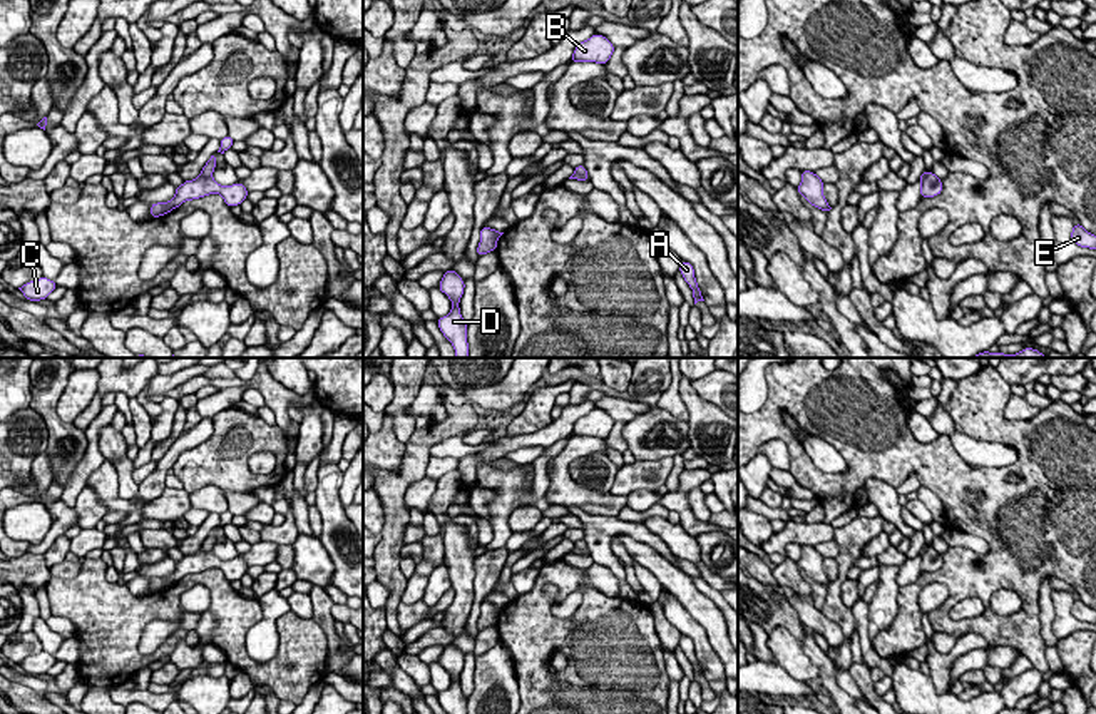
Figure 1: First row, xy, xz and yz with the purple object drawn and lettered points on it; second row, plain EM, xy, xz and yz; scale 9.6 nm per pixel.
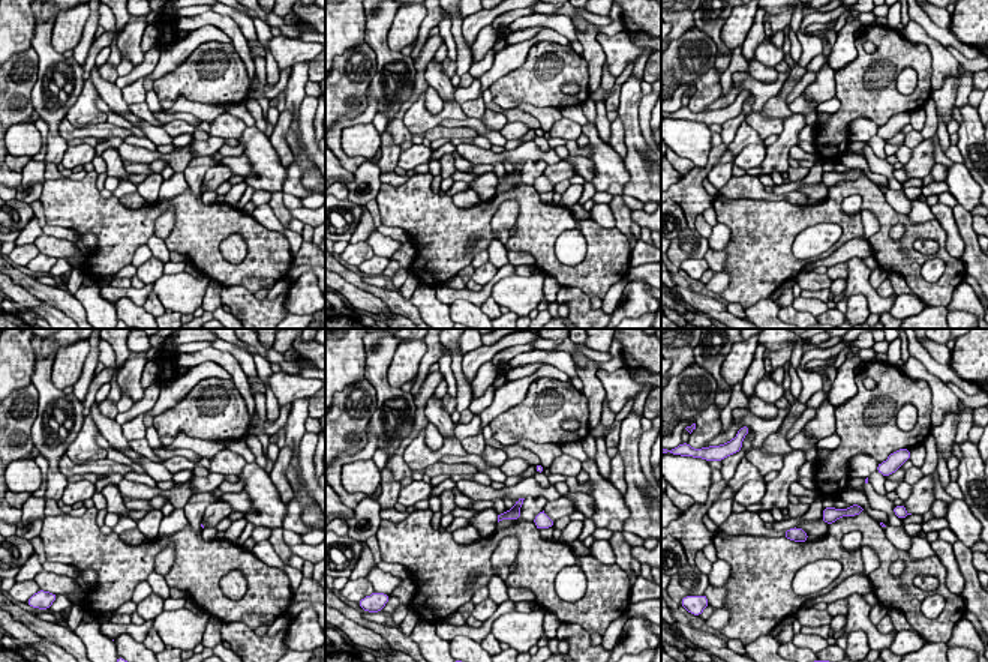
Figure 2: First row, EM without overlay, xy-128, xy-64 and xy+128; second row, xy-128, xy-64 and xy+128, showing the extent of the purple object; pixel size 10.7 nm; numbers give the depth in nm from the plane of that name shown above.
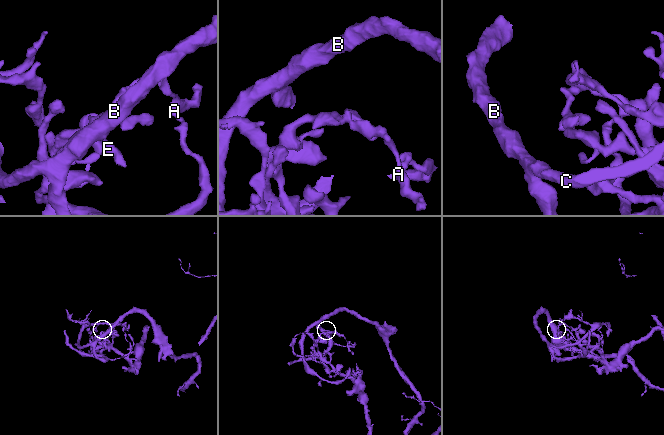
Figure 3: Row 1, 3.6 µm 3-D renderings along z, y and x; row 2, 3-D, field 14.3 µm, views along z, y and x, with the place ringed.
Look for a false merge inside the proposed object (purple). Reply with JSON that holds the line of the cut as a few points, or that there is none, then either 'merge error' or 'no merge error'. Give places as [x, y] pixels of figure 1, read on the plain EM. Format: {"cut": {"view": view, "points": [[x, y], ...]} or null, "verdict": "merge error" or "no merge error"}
{"cut": {"view": "xy", "points": [[201, 547], [211, 550]]}, "verdict": "merge error"}

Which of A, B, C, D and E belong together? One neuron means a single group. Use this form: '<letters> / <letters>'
A B C D / E

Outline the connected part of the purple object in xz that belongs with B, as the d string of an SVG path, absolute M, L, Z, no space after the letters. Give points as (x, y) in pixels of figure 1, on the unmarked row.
M594 408L576 421L571 436L596 436L606 440L614 423L606 411Z

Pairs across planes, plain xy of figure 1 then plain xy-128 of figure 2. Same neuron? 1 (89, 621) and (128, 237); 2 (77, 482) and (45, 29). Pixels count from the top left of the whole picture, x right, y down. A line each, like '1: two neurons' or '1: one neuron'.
1: one neuron
2: two neurons

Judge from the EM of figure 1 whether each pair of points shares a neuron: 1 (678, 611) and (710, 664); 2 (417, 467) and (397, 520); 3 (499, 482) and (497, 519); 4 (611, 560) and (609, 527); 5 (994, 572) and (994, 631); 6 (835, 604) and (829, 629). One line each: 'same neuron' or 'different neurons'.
1: same neuron
2: same neuron
3: same neuron
4: same neuron
5: same neuron
6: different neurons

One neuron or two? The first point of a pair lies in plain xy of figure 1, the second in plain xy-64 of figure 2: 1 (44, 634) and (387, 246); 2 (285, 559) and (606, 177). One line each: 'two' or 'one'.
1: one
2: two

